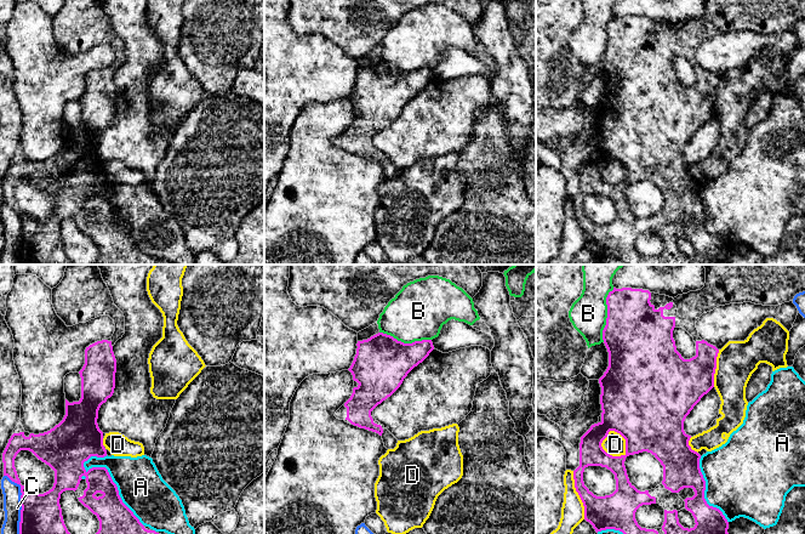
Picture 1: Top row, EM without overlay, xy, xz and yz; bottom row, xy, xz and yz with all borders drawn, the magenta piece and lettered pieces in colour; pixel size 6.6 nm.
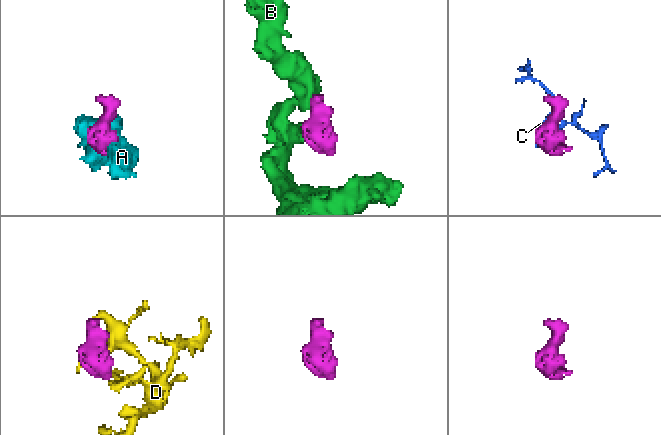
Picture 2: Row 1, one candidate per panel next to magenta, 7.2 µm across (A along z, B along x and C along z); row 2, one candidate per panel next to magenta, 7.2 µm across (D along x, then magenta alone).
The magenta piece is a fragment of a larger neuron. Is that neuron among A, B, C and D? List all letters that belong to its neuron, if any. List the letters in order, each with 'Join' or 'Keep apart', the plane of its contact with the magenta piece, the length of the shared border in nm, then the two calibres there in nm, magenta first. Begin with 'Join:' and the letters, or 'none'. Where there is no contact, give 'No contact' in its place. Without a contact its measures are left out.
Join: none
A: Keep apart. Touches magenta in xy. Shared border 600 nm. Thickness 240 nm (magenta) against 300 nm
B: Keep apart. Touches magenta in yz. Shared border 360 nm. Thickness 440 nm (magenta) against 240 nm
C: Keep apart. Touches magenta in xy. Shared border 420 nm. Thickness 320 nm (magenta) against 130 nm
D: Keep apart. Touches magenta in yz. Shared border 200 nm. Thickness 480 nm (magenta) against 140 nm

